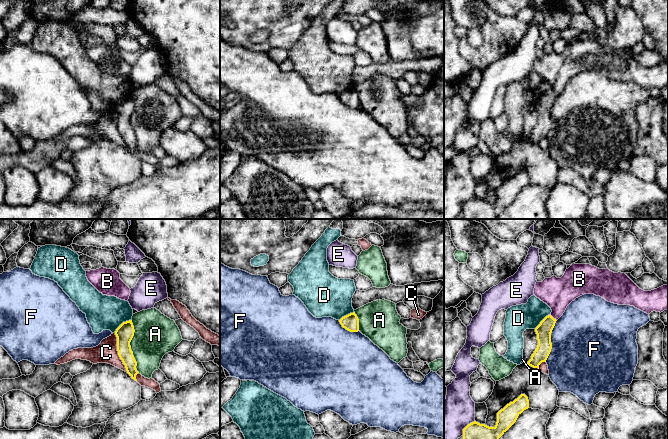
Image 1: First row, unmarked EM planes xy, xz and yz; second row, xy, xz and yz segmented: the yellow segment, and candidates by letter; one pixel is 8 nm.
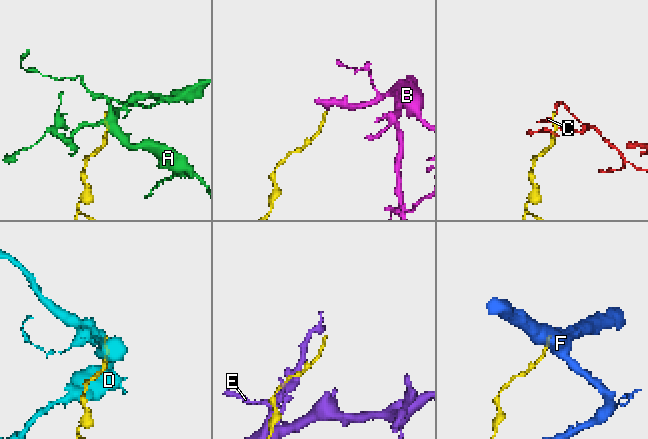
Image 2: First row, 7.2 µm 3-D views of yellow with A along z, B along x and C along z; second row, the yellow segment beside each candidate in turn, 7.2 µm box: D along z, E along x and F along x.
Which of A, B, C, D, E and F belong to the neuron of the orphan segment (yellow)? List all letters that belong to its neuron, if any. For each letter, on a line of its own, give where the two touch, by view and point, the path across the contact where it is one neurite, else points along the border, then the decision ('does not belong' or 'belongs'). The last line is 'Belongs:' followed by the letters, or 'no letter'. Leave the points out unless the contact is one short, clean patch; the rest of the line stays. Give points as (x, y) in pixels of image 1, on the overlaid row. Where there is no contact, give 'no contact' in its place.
A: xy (130, 346) | does not belong
B: yz (552, 317) | across yz (544, 329), (552, 317), (557, 312), (557, 293) | belongs
C: xy (118, 352) | along xy (114, 333), (117, 354), (127, 371) | does not belong
D: xy (121, 324) | along xy (130, 319), (123, 322), (114, 332) | does not belong
E: yz (465, 427) | does not belong
F: yz (550, 341) | along yz (557, 320), (551, 333), (551, 351), (545, 361) | does not belong
Belongs: B

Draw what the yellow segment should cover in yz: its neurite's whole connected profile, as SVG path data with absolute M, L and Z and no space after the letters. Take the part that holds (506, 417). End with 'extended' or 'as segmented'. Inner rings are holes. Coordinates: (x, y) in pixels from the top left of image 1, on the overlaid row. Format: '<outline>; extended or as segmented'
M521 394L497 413L497 422L494 427L474 421L463 429L463 439L499 439L528 408L528 397Z; as segmented

